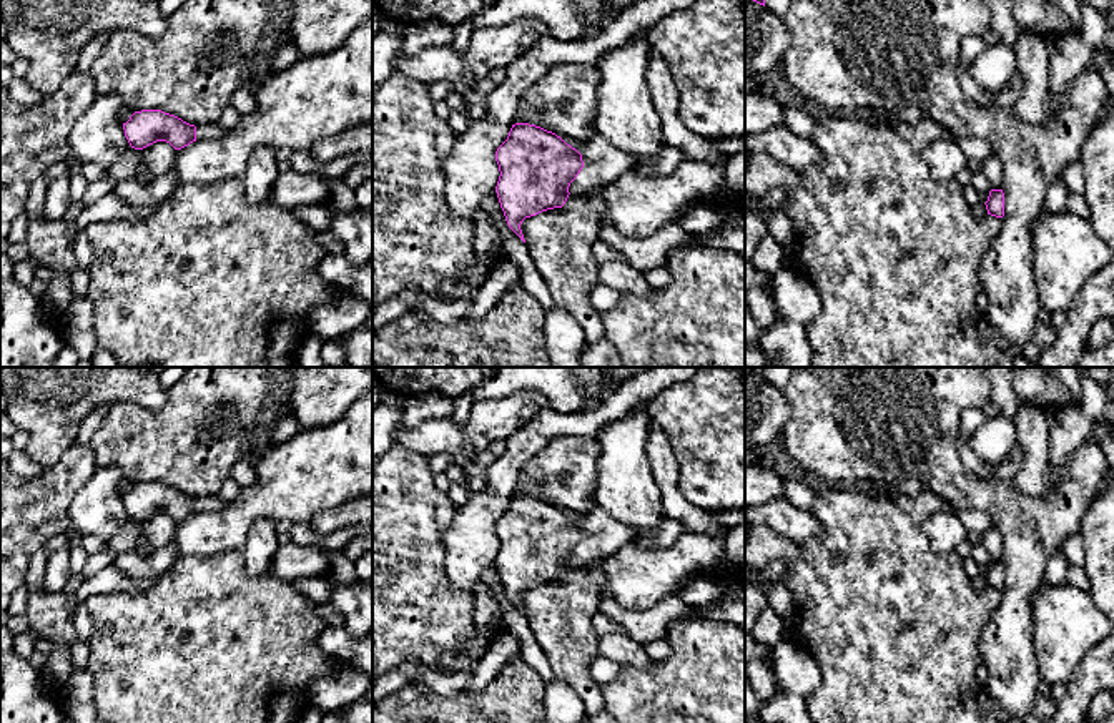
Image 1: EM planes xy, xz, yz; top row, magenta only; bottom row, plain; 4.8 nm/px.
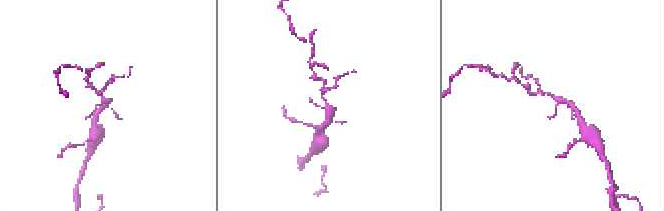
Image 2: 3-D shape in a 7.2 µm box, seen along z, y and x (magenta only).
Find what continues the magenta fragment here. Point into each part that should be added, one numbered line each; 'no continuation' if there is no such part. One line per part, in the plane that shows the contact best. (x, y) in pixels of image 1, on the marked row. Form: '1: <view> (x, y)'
1: xz (604, 163)

